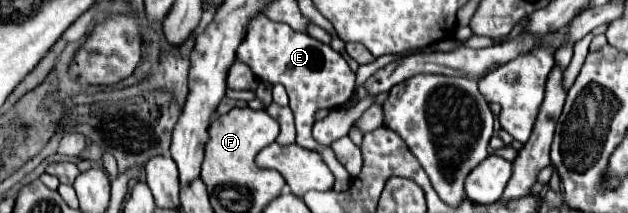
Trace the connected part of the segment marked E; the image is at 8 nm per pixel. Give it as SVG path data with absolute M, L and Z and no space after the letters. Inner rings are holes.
M255 16L247 24L247 32L243 42L237 48L237 58L251 66L255 74L259 74L261 80L267 80L271 84L283 84L289 94L289 108L295 116L297 126L297 144L303 148L315 148L319 154L323 154L323 160L331 168L335 176L335 192L343 192L351 186L351 176L343 166L335 160L333 150L323 150L313 138L311 128L315 124L315 114L321 108L337 108L351 100L355 92L355 72L349 68L347 60L331 50L331 46L311 38L305 32L295 32L291 26L283 22L273 22L267 16Z

